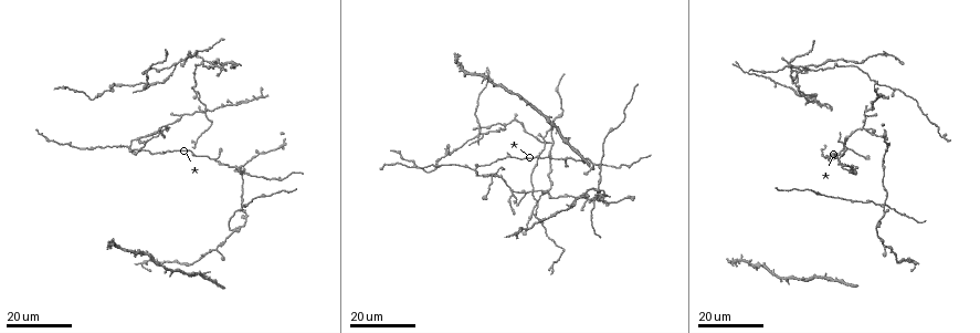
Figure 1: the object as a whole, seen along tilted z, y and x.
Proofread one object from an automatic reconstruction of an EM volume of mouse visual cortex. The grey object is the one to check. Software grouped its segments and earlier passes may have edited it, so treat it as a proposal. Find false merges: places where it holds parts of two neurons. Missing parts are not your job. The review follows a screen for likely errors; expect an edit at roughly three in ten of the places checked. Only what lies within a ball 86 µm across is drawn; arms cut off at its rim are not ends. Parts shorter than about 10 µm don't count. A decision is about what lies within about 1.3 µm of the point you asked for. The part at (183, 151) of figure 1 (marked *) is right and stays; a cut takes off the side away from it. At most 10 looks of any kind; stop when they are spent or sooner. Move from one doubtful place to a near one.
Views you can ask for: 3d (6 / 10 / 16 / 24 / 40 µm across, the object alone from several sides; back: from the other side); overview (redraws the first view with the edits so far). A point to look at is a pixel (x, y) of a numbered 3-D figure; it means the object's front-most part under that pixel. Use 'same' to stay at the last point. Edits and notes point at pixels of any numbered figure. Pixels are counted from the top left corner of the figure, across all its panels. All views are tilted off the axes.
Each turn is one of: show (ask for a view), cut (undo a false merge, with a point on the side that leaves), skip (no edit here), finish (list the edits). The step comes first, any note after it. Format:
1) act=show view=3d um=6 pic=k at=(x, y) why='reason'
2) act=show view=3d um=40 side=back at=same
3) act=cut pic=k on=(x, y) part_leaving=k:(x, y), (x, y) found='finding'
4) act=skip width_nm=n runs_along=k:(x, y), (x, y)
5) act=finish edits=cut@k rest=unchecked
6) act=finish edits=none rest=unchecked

act=show view=3d um=24 pic=1 at=(481, 138)

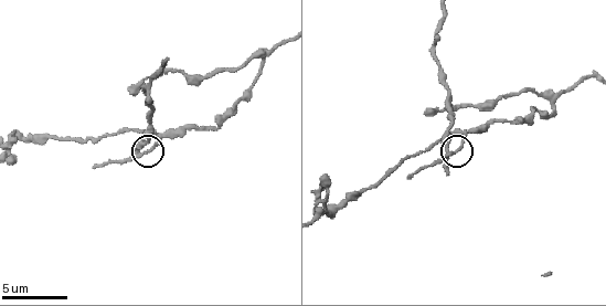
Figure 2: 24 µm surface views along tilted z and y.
act=show view=3d um=10 pic=2 at=(140, 154)

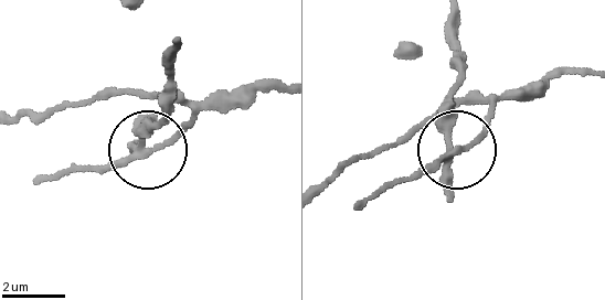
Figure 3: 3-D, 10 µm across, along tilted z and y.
act=cut pic=3 on=(448, 201) part_leaving=3:(446, 153), (457, 72), (452, 20) found='a second neuron is stuck on'

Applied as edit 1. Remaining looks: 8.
act=show view=overview why='redraw'

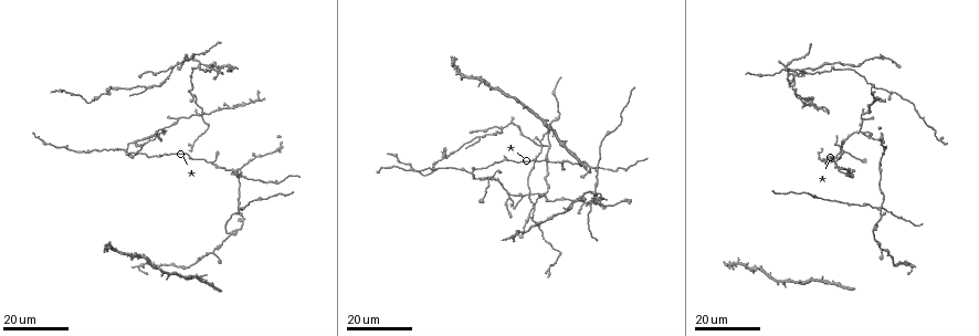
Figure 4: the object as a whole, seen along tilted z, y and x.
act=show view=3d um=24 pic=4 at=(835, 157) why='four or more arms meet'

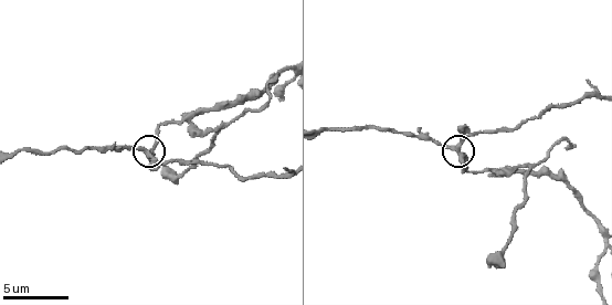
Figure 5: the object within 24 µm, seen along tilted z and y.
act=show view=3d um=6 pic=5 at=(459, 152)

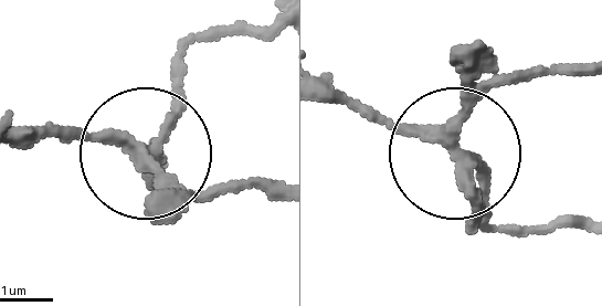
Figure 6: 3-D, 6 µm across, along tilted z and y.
act=skip found='all the same neuron'

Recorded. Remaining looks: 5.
act=show view=3d um=24 pic=4 at=(588, 166) why='three arms meet'

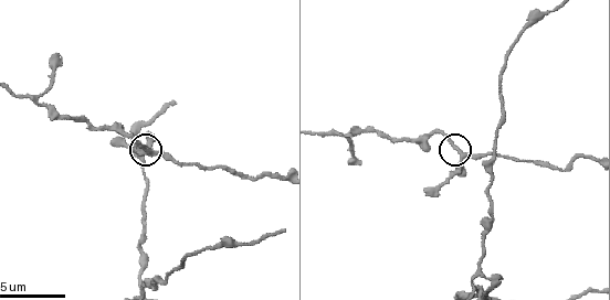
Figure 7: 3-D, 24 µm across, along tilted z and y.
act=show view=3d um=10 pic=7 at=(153, 154)

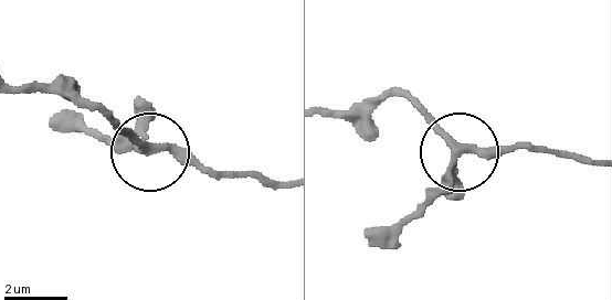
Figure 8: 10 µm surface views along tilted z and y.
act=show view=3d um=10 side=back pic=8 at=(148, 150)

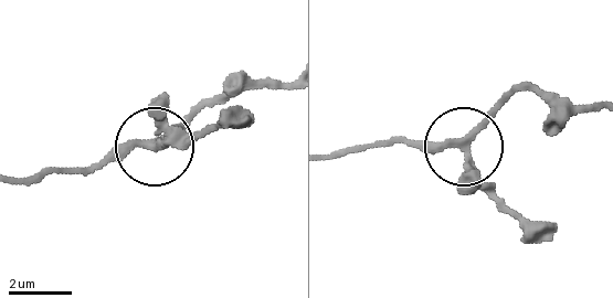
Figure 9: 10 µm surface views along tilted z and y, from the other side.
act=skip width_nm=230 runs_along=9:(600, 104), (519, 91), (467, 146), (380, 139) found='one neuron here'

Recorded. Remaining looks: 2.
act=show view=3d um=16 pic=4 at=(177, 121) why='side arm on a straight run'

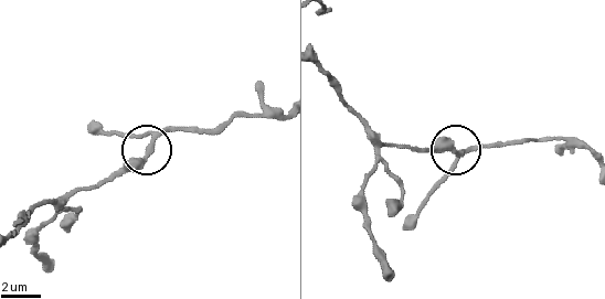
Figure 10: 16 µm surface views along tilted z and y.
act=show view=3d um=6 pic=10 at=(152, 150)

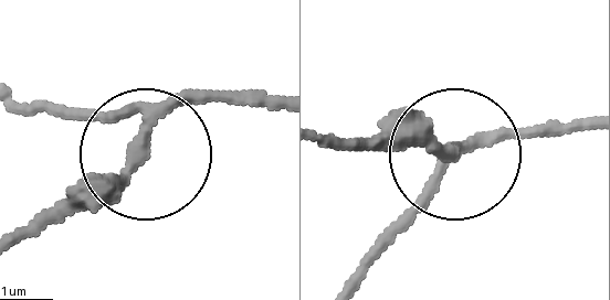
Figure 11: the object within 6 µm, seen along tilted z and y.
act=skip width_nm=240 runs_along=11:(322, 136), (455, 154), (534, 128) found='all the same neuron'

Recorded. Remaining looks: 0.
act=finish edits=cut@3 rest=unchecked

